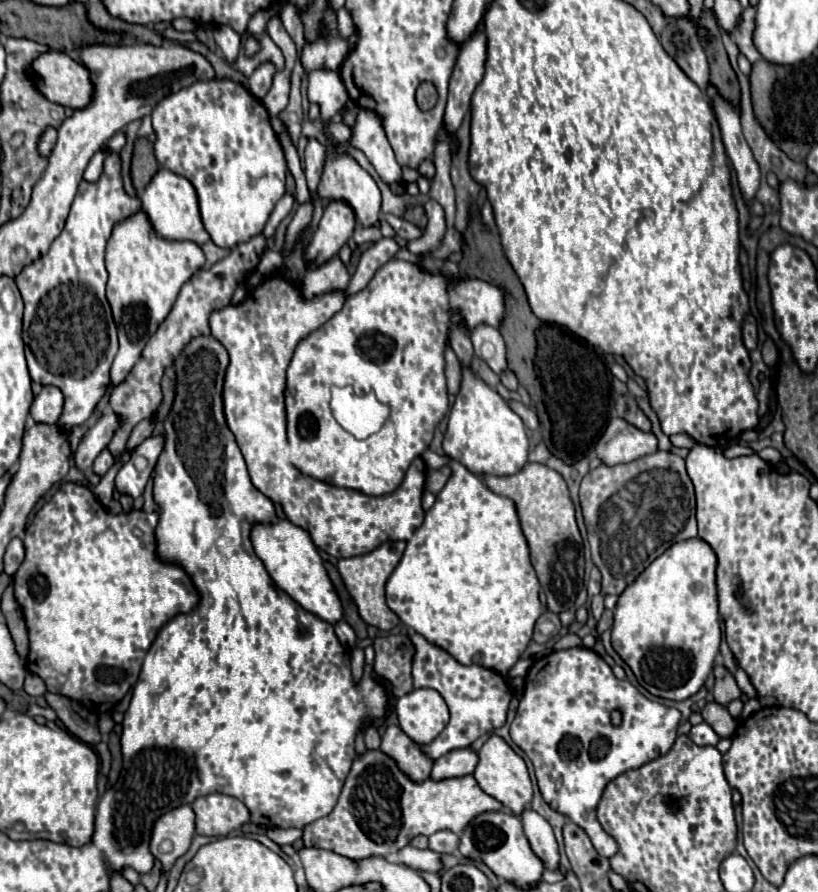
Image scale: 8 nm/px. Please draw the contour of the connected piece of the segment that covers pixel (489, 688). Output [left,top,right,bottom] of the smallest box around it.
[411,634,511,760]

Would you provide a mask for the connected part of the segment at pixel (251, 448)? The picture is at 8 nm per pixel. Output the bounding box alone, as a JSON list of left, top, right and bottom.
[209,270,425,558]

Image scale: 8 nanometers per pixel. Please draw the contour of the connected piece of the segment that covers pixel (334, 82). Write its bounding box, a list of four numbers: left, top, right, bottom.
[309,70,349,118]

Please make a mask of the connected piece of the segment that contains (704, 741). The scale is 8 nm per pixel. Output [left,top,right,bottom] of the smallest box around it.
[689,722,719,746]

